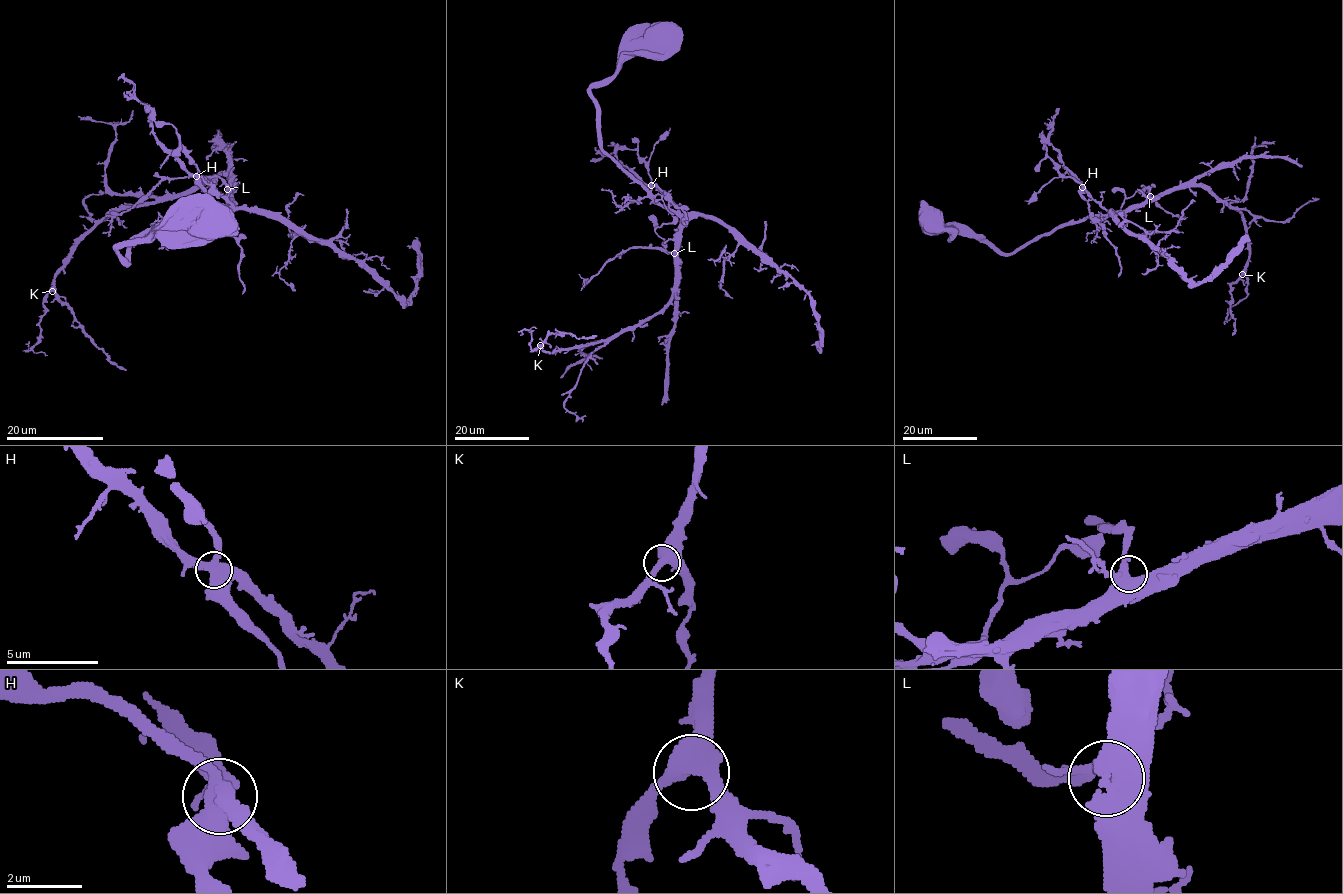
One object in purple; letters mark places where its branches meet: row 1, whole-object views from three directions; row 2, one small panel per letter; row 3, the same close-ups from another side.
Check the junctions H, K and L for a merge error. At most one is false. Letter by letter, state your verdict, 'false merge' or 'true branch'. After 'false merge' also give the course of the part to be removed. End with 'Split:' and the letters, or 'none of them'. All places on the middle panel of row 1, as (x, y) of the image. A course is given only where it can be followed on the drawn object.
H: false merge | (651, 186), (656, 185), (668, 201), (673, 220), (655, 229), (667, 247)
K: true branch
L: true branch
Split: H

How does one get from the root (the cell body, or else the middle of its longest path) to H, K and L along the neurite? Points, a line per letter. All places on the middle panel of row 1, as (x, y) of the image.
H: (661, 34), (649, 37), (611, 77), (590, 89), (598, 106), (599, 144), (654, 195), (666, 196), (651, 186)
K: (661, 34), (596, 84), (590, 97), (601, 147), (680, 218), (672, 297), (603, 340), (553, 352), (540, 345)
L: (661, 34), (649, 37), (611, 77), (596, 84), (590, 97), (598, 106), (601, 147), (680, 218), (674, 253)

